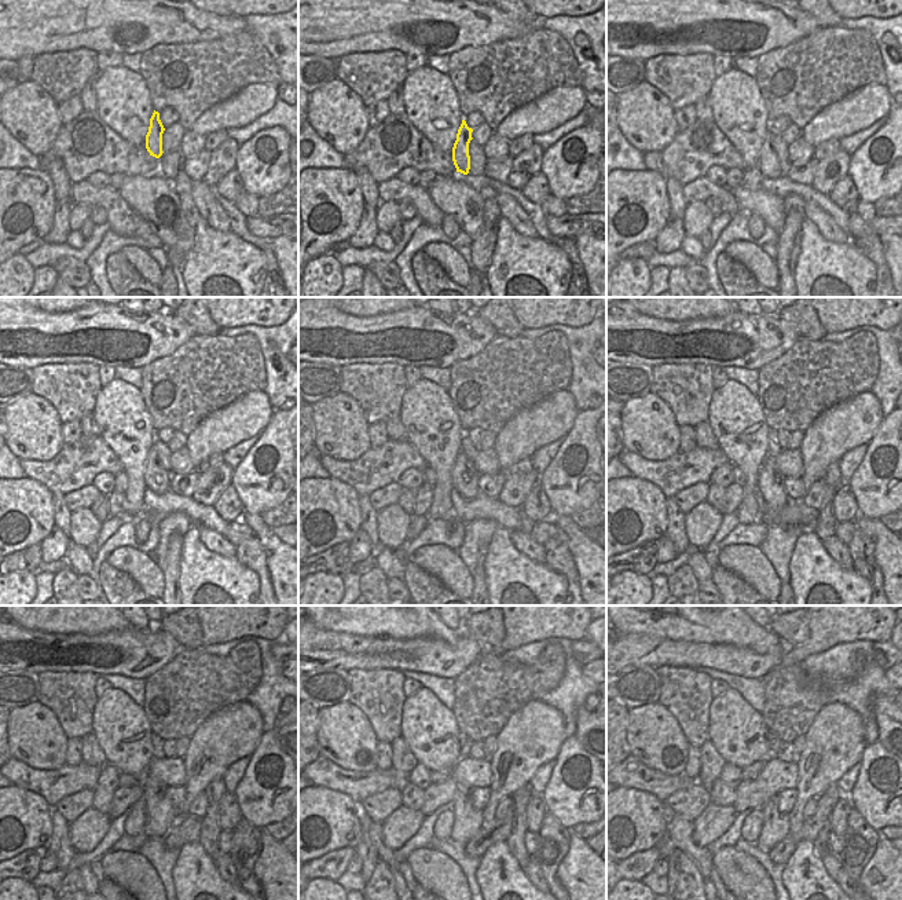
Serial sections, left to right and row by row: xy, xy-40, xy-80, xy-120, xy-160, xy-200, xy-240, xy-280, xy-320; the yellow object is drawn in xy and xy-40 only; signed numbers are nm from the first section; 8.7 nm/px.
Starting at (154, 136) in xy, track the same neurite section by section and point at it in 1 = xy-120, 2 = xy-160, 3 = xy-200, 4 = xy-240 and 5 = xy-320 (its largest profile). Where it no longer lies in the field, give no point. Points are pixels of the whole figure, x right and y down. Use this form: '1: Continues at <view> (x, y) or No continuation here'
1: Continues at xy-120 (157, 479)
2: Continues at xy-160 (465, 479)
3: Continues at xy-200 (770, 479)
4: Continues at xy-240 (158, 811)
5: Continues at xy-320 (776, 826)

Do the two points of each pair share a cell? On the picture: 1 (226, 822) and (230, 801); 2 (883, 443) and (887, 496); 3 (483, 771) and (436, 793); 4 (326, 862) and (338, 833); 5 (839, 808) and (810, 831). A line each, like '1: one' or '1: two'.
1: one
2: one
3: one
4: two
5: two

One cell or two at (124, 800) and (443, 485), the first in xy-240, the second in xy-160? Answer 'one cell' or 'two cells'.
two cells

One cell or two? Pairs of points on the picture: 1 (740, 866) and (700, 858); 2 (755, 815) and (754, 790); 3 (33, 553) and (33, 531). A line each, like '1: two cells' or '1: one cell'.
1: two cells
2: two cells
3: two cells

